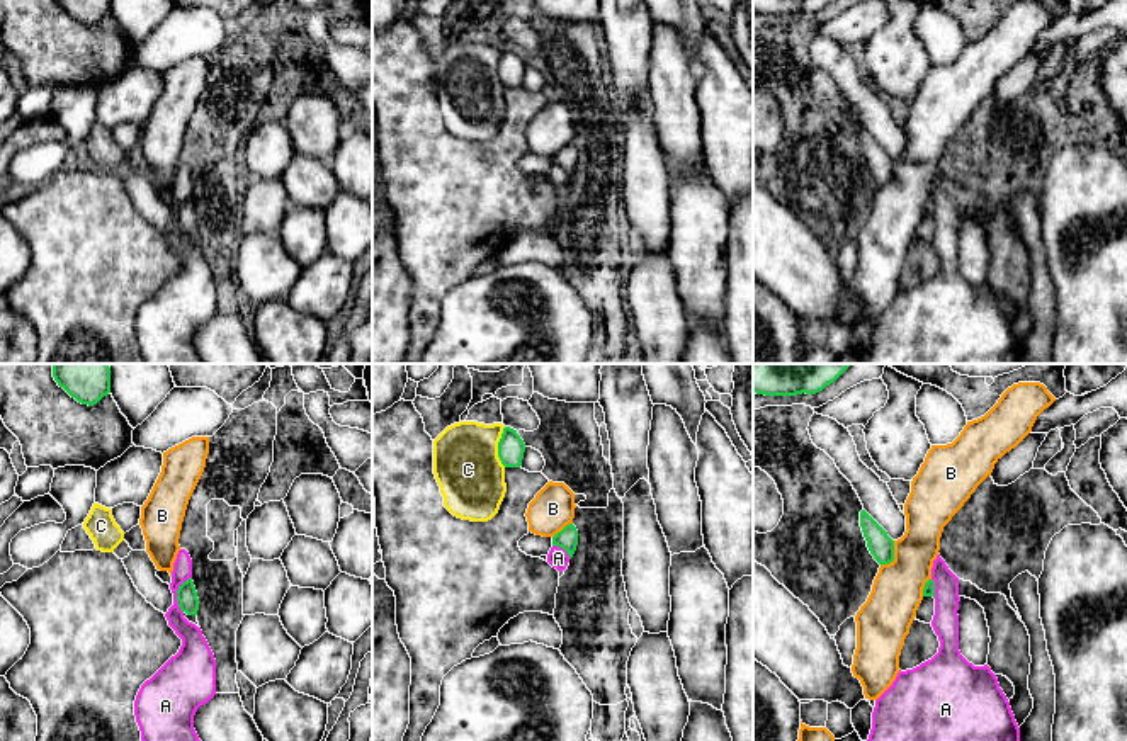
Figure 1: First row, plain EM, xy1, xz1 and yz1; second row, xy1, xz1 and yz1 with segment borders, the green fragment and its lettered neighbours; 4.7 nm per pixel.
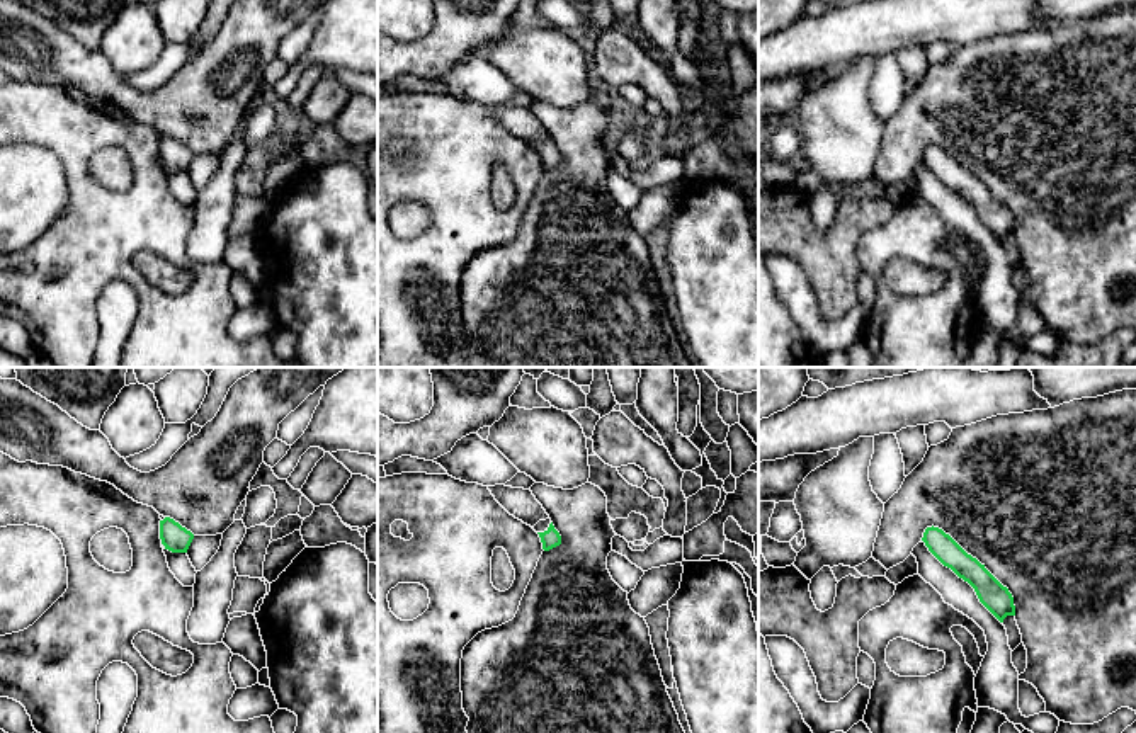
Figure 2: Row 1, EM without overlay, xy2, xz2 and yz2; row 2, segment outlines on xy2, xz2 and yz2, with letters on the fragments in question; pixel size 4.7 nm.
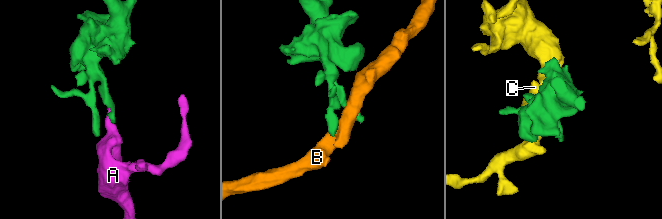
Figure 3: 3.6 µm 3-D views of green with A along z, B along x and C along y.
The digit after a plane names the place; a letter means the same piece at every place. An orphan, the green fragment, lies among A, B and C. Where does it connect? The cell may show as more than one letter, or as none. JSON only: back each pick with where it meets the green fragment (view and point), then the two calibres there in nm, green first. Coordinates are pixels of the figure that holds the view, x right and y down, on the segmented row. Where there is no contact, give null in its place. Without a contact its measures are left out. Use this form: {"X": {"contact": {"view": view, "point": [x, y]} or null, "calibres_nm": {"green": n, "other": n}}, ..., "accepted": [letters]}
{"accepted": []}

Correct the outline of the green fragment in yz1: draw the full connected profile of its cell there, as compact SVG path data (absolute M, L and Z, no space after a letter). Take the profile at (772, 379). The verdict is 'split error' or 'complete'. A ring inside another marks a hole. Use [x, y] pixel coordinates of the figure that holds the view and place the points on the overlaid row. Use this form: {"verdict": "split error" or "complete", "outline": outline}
{"verdict": "complete", "outline": "M753 364L753 393L765 396L816 394L835 382L850 364Z"}

